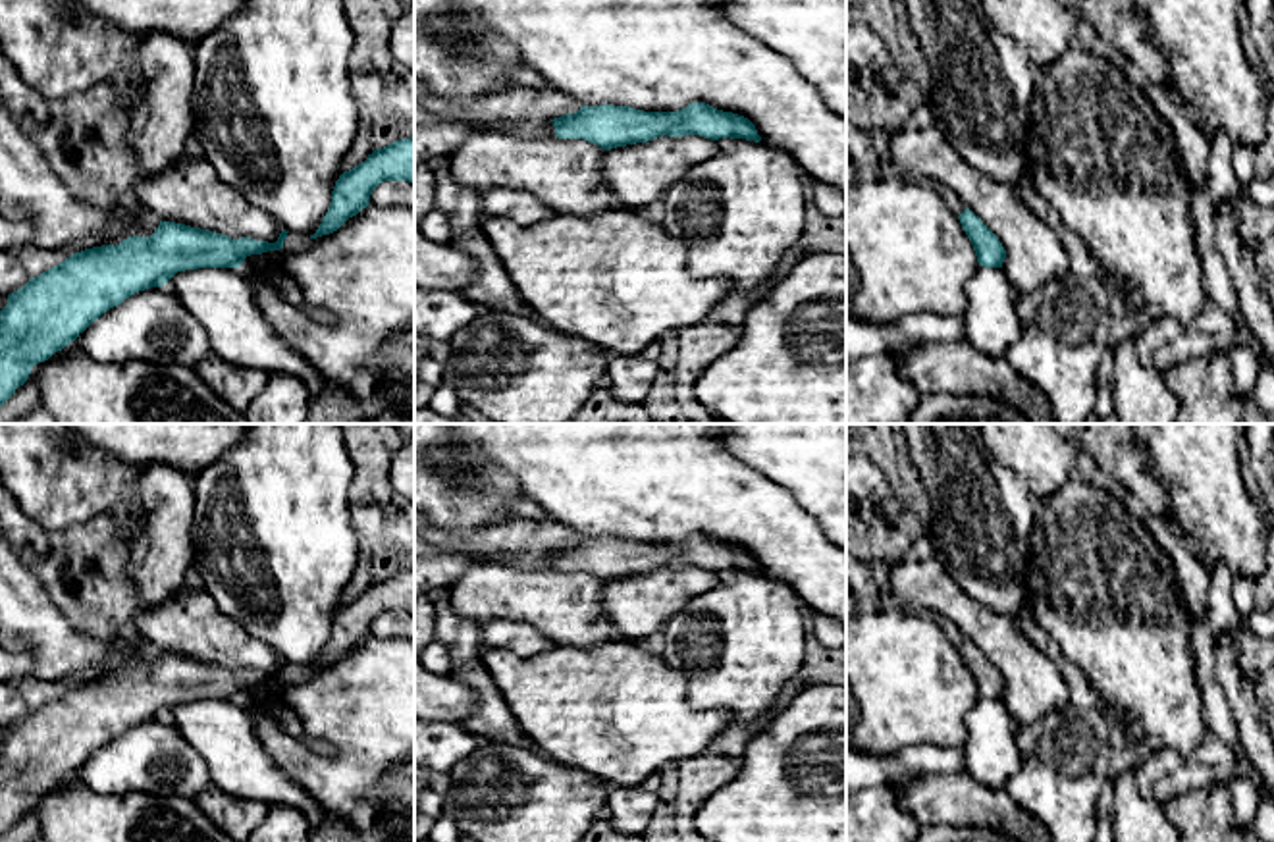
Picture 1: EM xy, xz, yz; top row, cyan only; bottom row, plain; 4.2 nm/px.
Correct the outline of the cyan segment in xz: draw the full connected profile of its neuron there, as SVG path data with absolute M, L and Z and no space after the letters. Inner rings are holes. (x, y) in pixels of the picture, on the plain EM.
M692 534L677 543L644 543L613 536L582 538L578 543L551 553L555 568L584 570L603 582L648 574L663 566L700 566L711 572L727 568L761 572L748 549L717 541L705 534Z

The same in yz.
M966 640L958 647L962 661L973 676L979 697L985 699L1002 699L1006 690L1006 682L998 669L975 647L969 640Z

